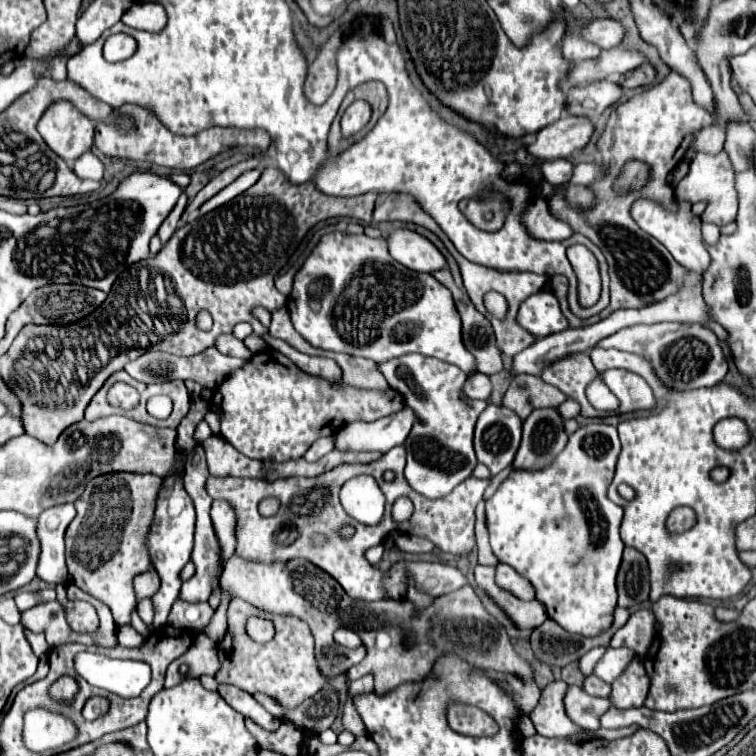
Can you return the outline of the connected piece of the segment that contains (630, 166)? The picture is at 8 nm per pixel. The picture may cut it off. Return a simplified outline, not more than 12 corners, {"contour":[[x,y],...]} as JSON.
{"contour":[[628,162],[622,178],[614,186],[638,190],[648,180],[648,166]]}

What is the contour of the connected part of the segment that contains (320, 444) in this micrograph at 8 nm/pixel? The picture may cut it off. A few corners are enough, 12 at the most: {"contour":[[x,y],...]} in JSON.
{"contour":[[334,436],[318,438],[304,458],[308,462],[320,460],[334,450]]}

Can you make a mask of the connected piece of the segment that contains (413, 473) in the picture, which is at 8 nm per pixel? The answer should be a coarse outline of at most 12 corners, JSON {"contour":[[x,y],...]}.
{"contour":[[422,354],[378,364],[418,414],[404,476],[446,496],[476,466],[468,376]]}

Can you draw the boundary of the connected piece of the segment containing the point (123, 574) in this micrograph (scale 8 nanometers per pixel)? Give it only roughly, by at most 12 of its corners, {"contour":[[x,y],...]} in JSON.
{"contour":[[162,478],[88,482],[66,530],[68,582],[118,626],[136,610],[134,576]]}

